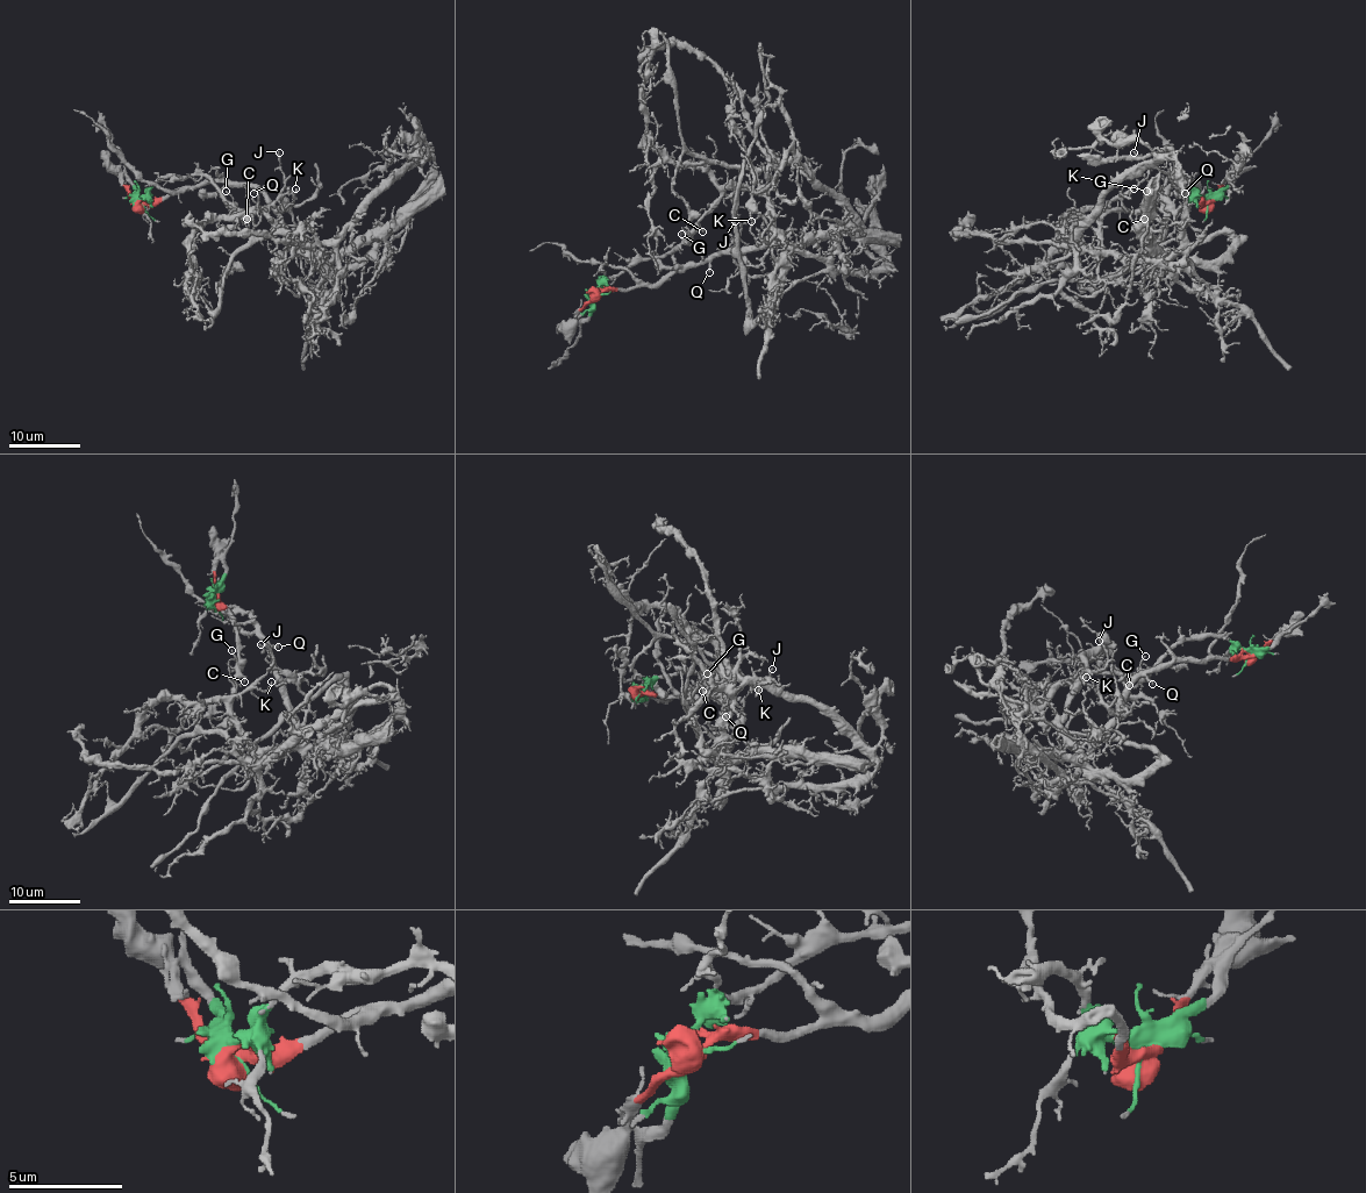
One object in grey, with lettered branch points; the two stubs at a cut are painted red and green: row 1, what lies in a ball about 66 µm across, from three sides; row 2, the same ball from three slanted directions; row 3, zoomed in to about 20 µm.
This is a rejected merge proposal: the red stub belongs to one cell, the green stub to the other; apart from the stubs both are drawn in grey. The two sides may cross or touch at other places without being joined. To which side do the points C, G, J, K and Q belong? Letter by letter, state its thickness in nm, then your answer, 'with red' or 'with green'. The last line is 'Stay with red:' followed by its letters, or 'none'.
C: 200 nm | with green
G: 120 nm | with green
J: 170 nm | with green
K: 160 nm | with green
Q: 160 nm | with red
Stay with red: Q

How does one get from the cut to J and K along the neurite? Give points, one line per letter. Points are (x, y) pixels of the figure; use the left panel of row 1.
J: (137, 201), (161, 180), (204, 174), (235, 208), (265, 211), (285, 185), (279, 151)
K: (137, 201), (161, 180), (204, 174), (235, 208), (265, 211), (283, 194), (293, 195), (295, 188)

